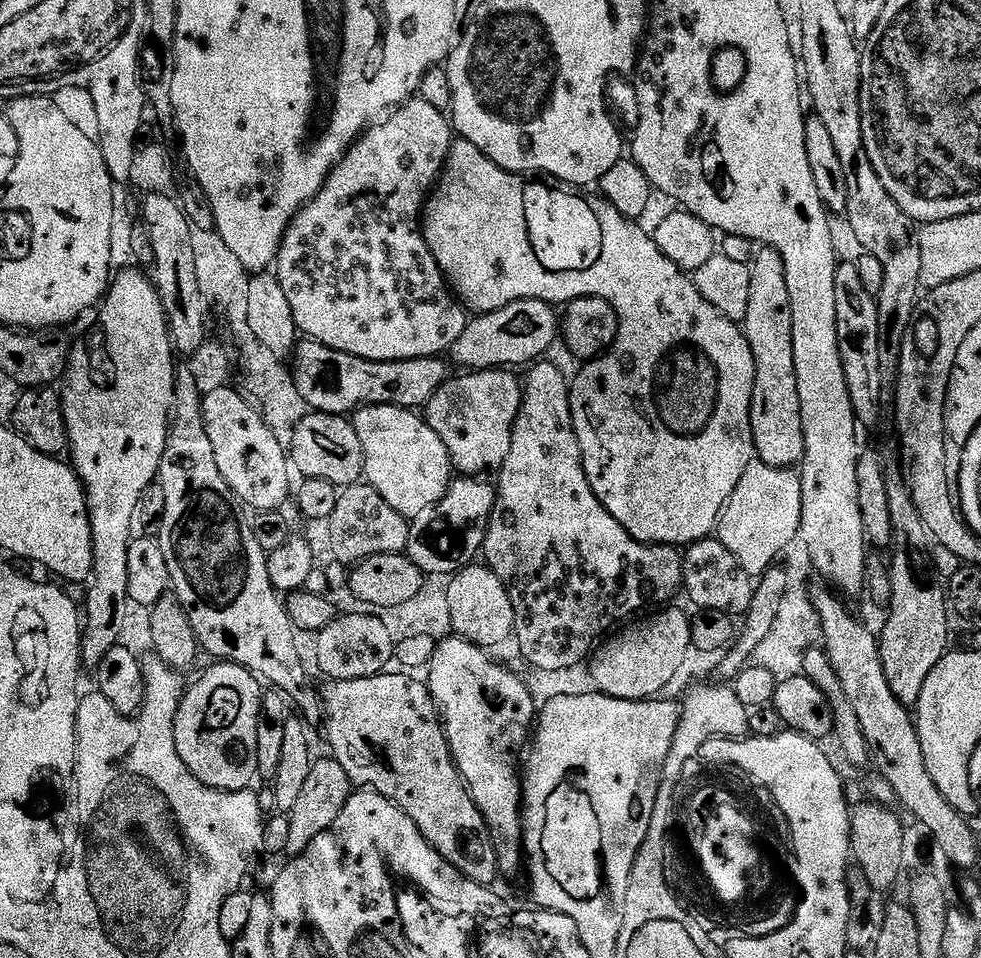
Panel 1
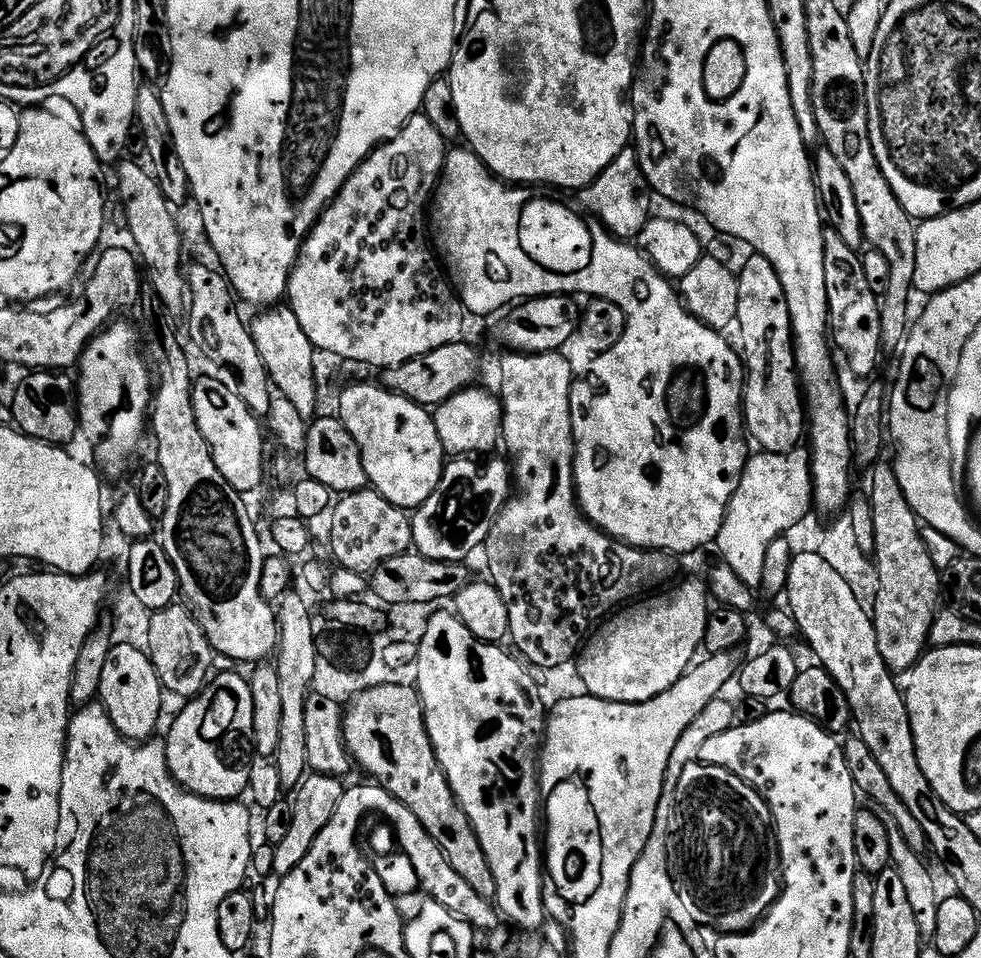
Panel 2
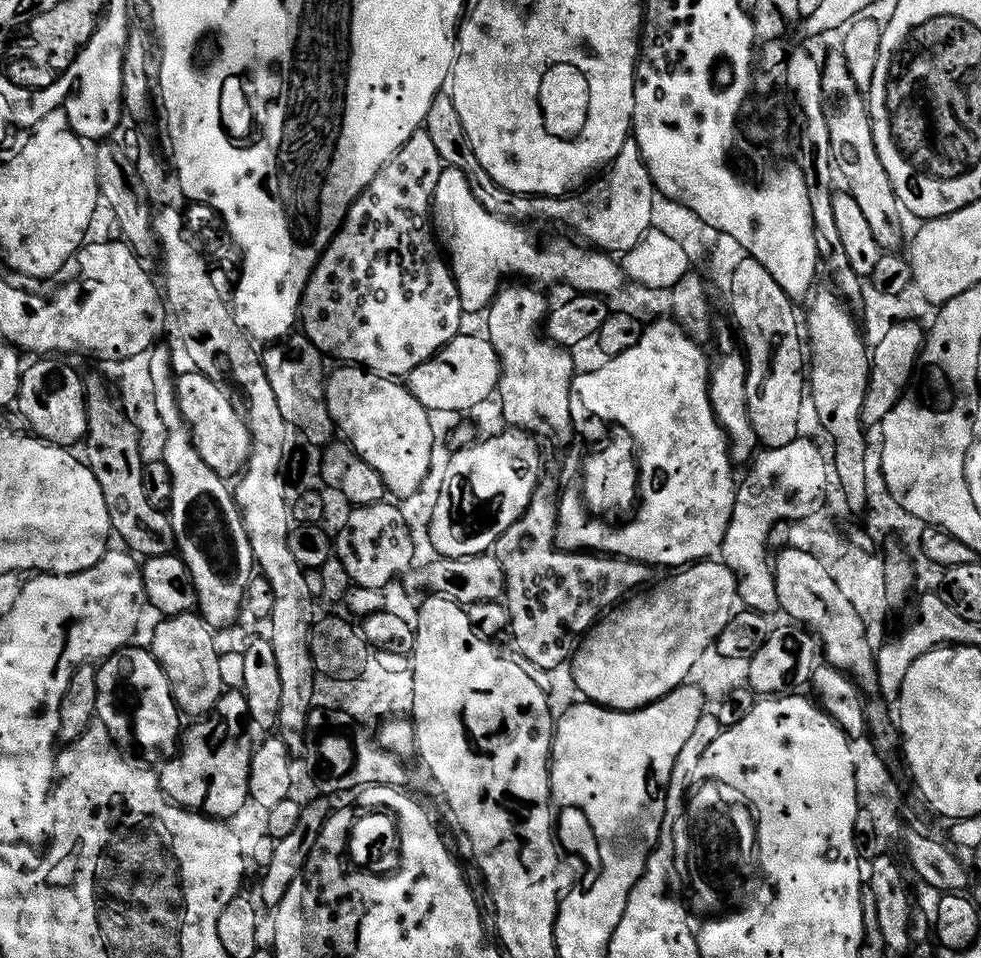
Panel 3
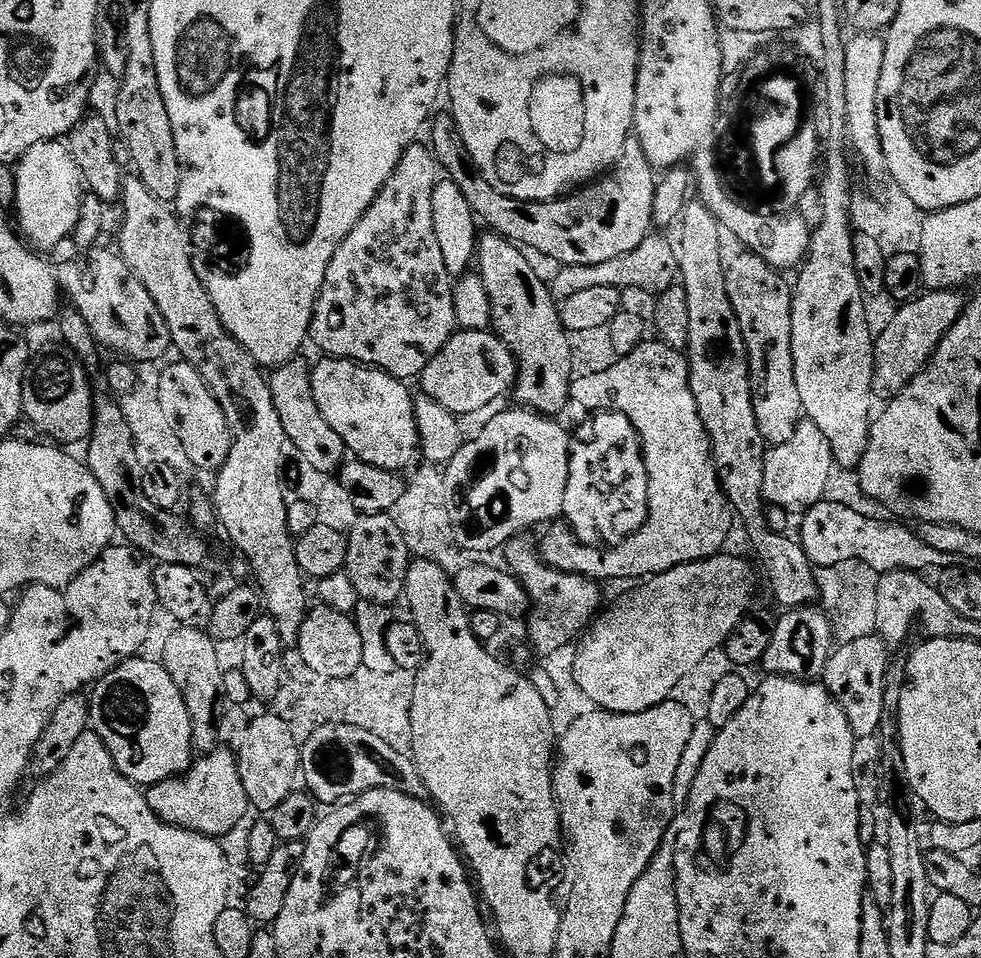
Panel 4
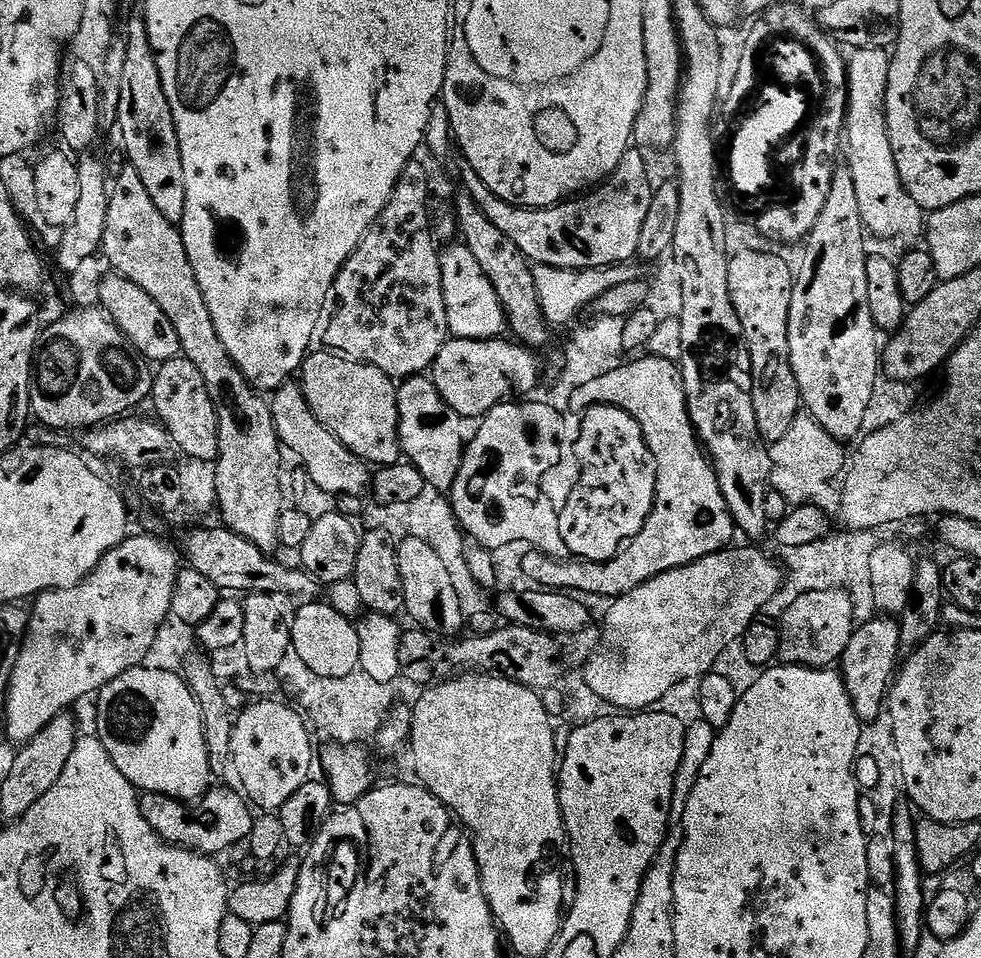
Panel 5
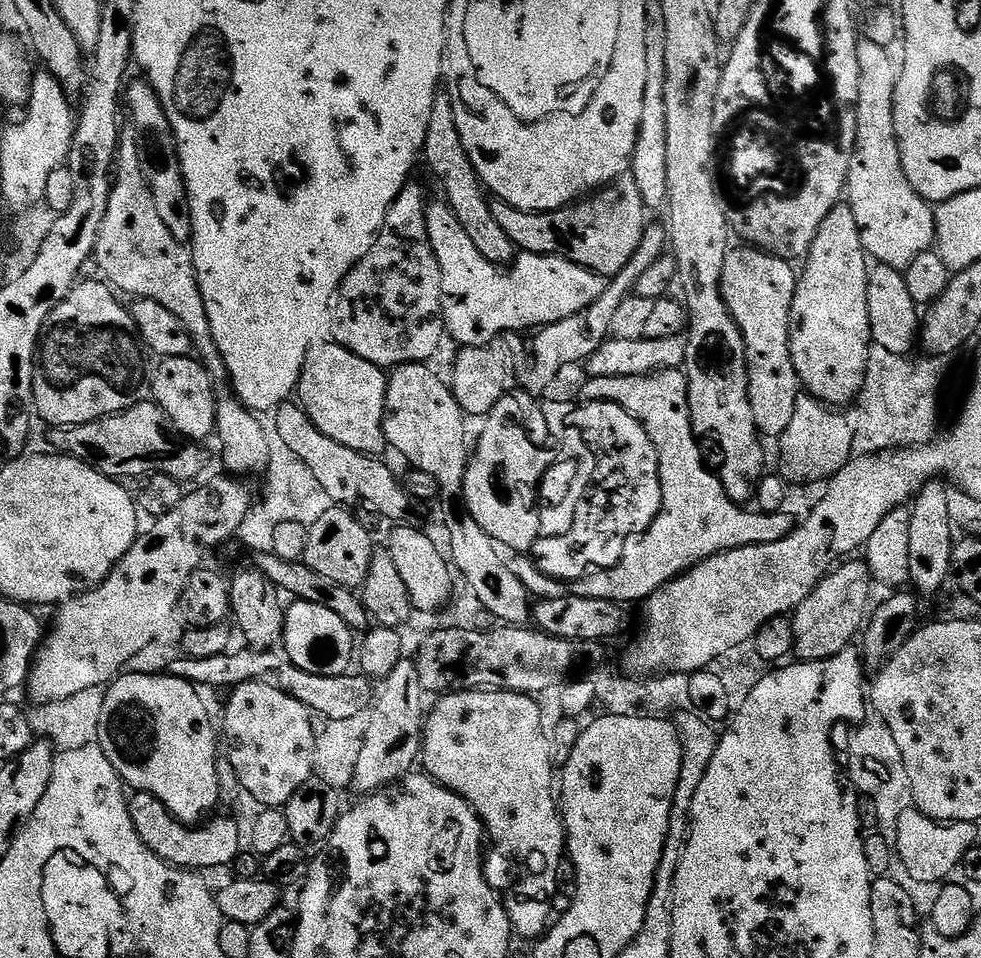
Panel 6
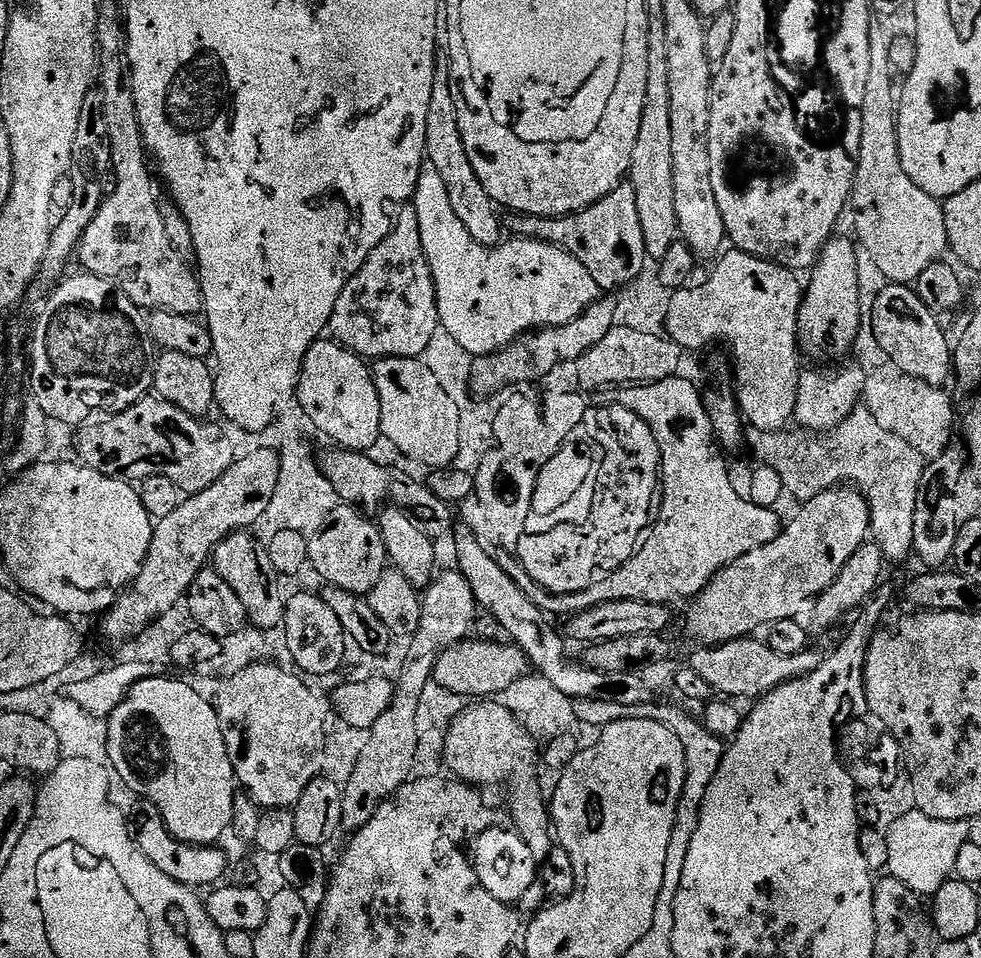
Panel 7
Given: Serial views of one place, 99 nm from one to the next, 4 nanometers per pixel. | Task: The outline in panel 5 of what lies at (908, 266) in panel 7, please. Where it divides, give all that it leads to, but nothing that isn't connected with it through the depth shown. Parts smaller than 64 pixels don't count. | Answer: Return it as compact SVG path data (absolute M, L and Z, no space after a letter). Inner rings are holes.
M858 48L848 56L847 65L847 121L846 165L854 178L862 222L869 233L876 236L912 236L926 228L926 212L910 198L894 162L890 134L886 126L886 86L892 61L882 48Z

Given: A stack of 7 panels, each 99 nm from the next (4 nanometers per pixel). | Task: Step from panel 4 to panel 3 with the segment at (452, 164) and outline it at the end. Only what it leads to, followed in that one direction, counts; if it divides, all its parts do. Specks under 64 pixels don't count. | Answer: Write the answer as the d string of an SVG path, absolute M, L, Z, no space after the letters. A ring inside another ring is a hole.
M447 91L439 92L434 98L423 131L430 134L430 142L434 142L445 165L466 174L478 202L482 202L482 206L490 210L492 216L501 216L503 220L513 222L549 220L552 224L565 224L570 231L581 236L579 239L585 245L609 254L634 250L634 246L644 240L644 235L653 231L652 215L658 207L658 193L635 138L629 138L624 143L618 158L595 181L597 184L593 188L585 187L560 199L554 196L519 196L498 186L498 182L494 182L494 178L482 170L482 162L478 162L474 146L470 146L470 138L466 138L466 126L462 126L462 117L454 106L454 98Z

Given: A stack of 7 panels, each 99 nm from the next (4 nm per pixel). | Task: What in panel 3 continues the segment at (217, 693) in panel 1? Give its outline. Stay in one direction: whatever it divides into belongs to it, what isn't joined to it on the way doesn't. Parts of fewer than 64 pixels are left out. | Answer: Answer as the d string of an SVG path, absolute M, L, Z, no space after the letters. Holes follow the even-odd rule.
M225 691L220 701L216 703L216 711L195 721L192 729L183 733L178 745L178 751L171 757L172 760L164 769L159 769L160 788L168 796L173 804L187 808L190 812L198 812L213 820L221 822L231 821L231 816L236 816L244 807L249 807L250 797L250 766L252 765L252 753L254 751L254 739L248 733L250 729L250 717L248 715L248 703L243 691Z

